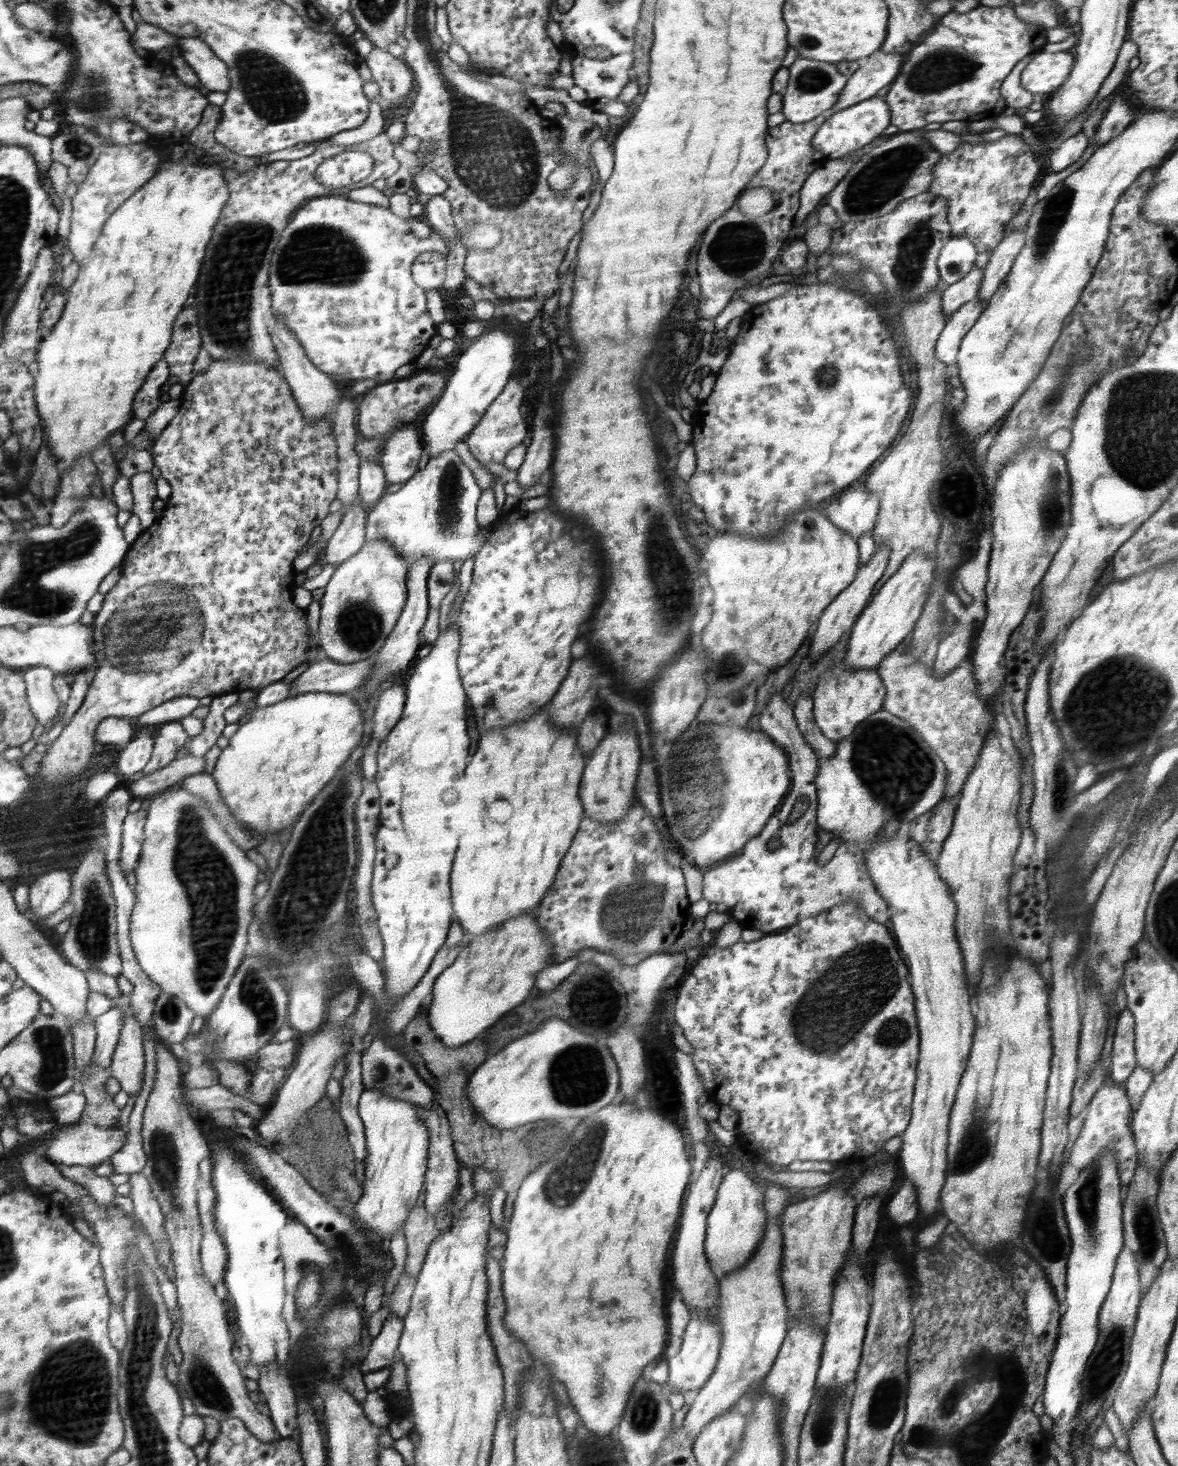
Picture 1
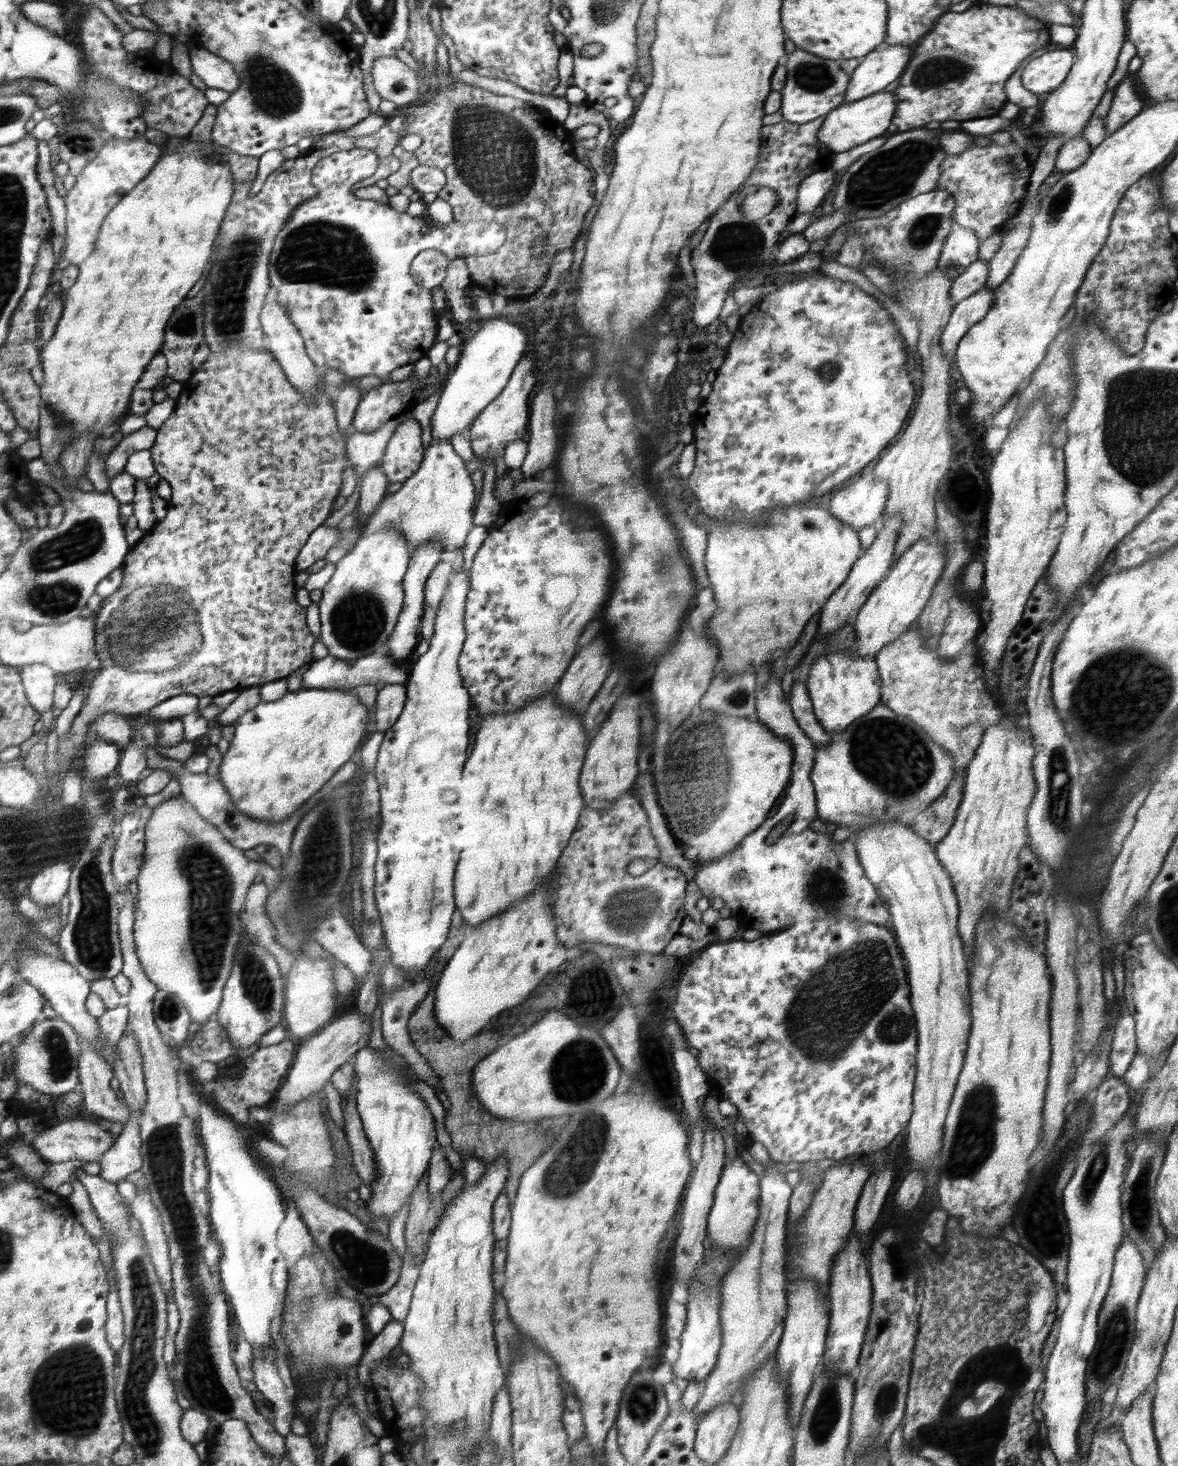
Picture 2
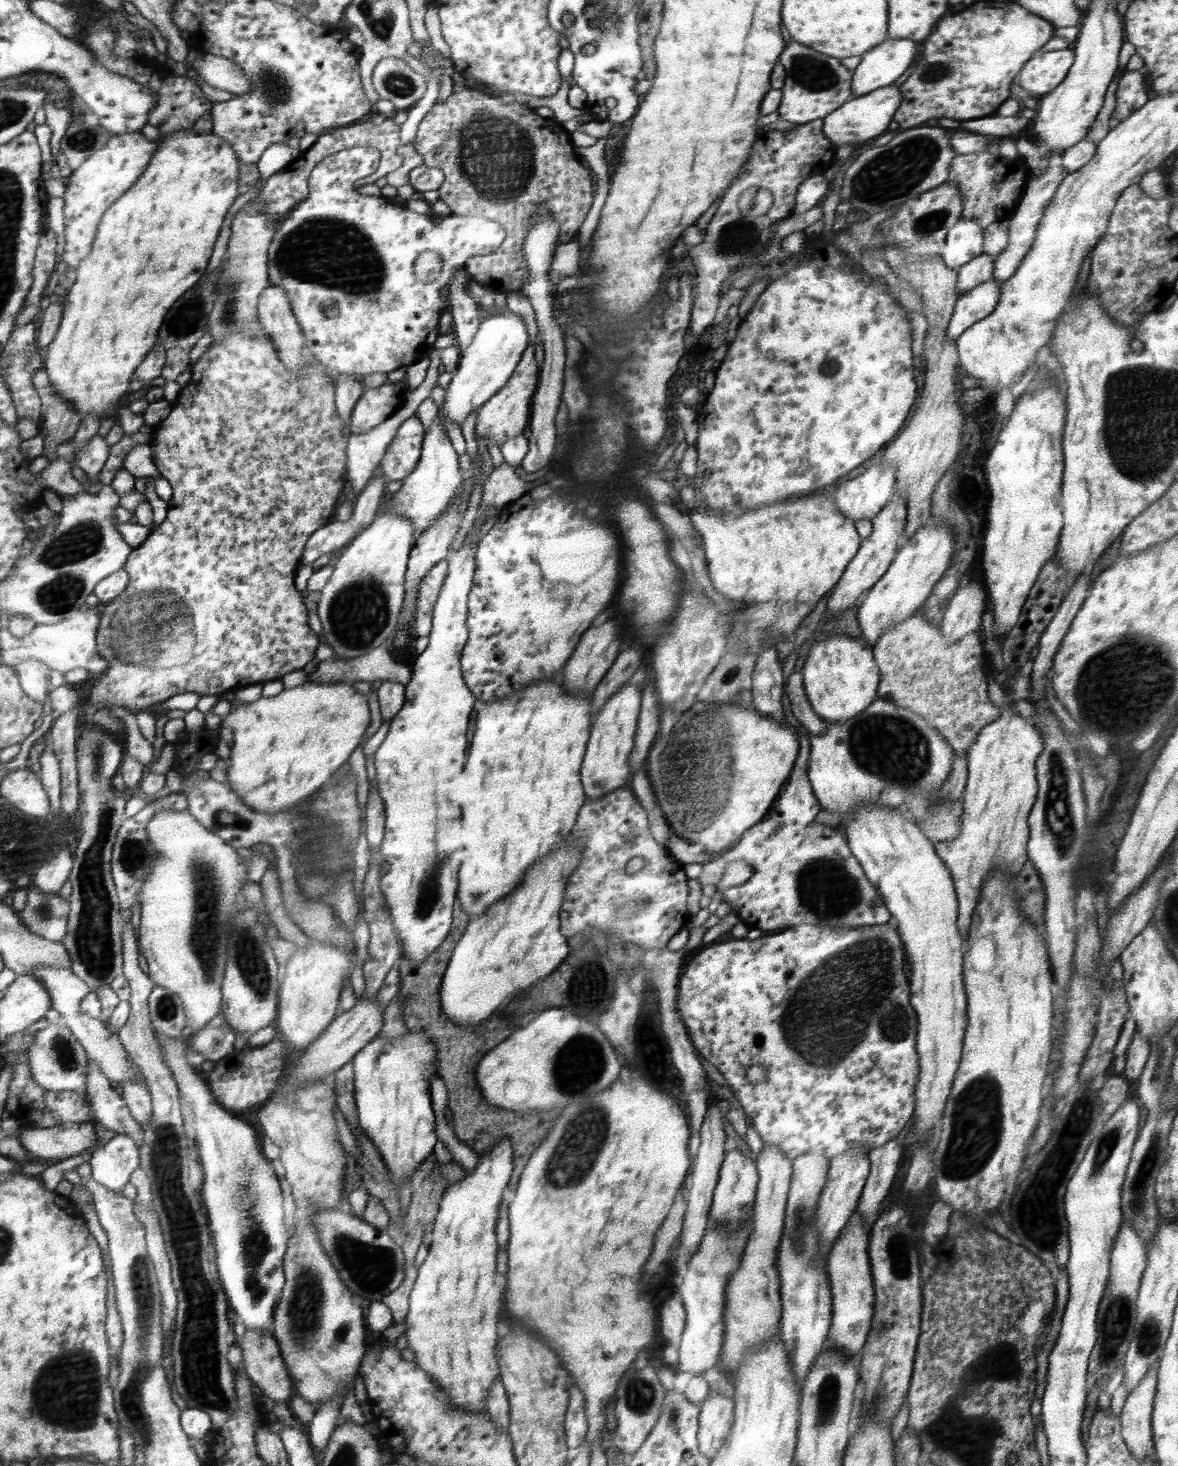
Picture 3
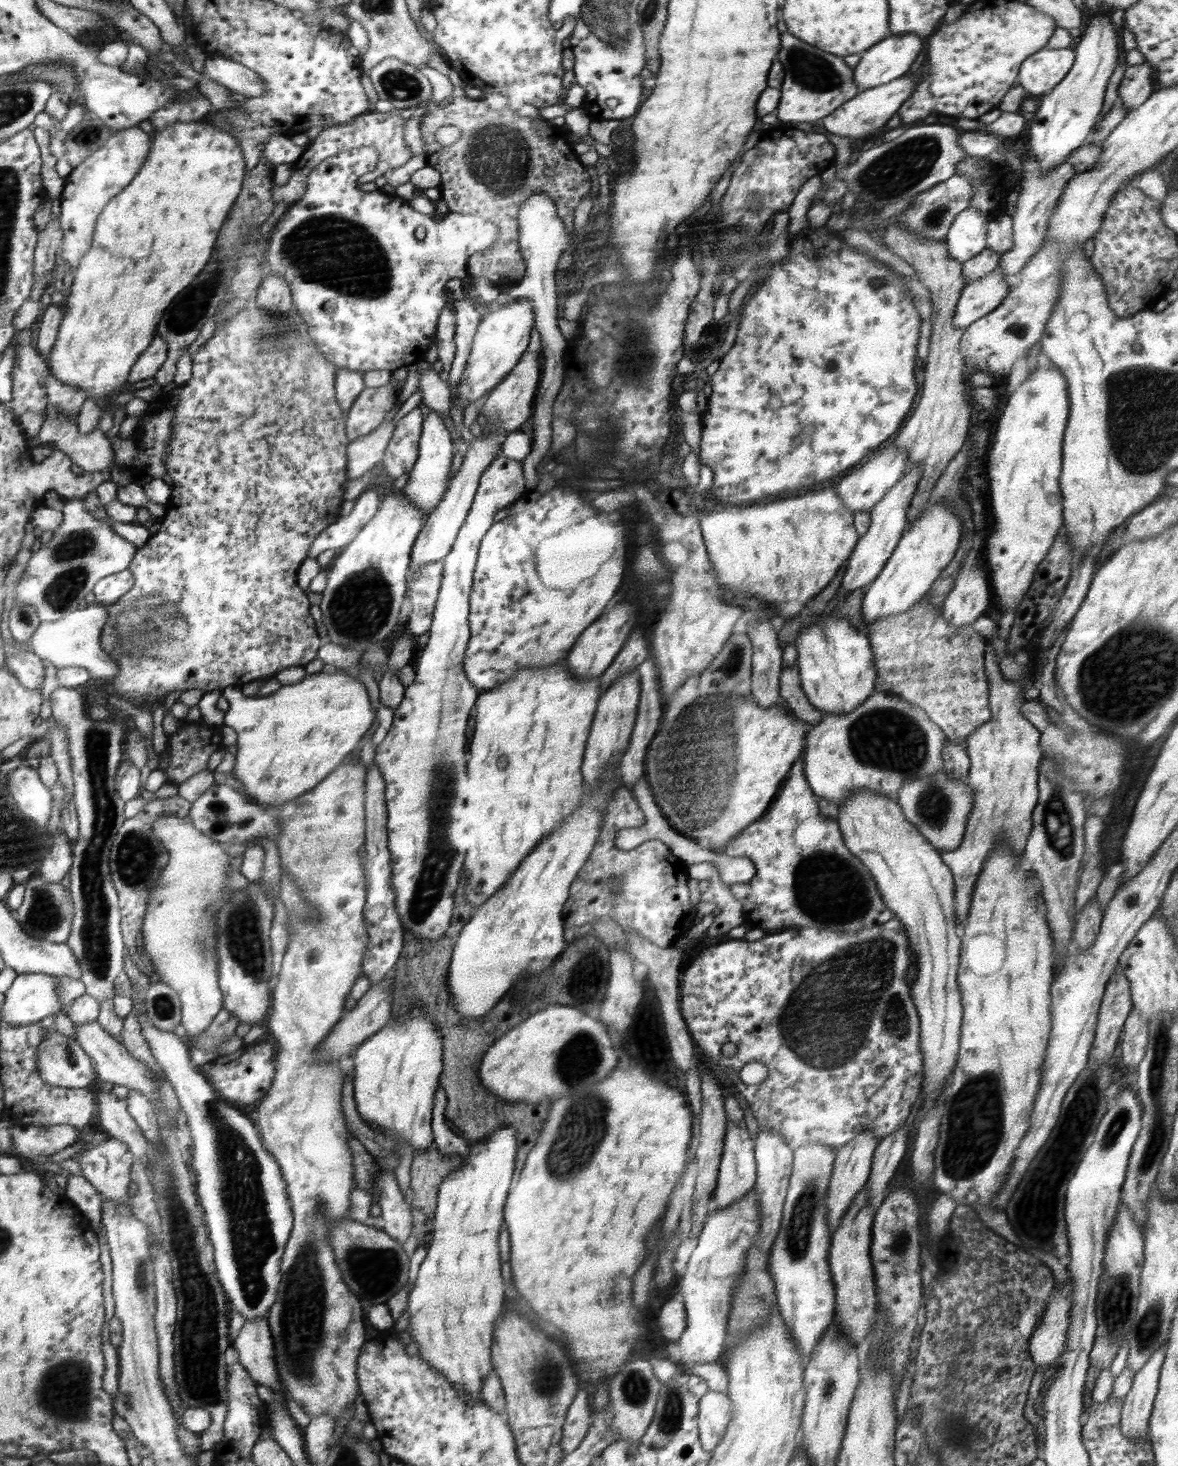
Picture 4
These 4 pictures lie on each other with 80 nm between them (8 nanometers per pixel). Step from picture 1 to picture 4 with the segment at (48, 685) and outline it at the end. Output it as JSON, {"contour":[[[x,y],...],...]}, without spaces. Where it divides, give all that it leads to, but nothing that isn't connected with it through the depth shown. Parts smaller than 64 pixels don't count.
{"contour":[[[16,653],[16,655],[5,659],[4,667],[10,669],[13,676],[30,691],[40,689],[43,686],[45,680],[44,664],[36,654]]]}

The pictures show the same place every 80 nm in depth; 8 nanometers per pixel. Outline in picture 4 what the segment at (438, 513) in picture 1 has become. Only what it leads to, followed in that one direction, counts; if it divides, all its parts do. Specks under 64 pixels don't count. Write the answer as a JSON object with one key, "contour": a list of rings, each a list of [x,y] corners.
{"contour":[[[431,410],[423,421],[417,461],[409,472],[406,485],[401,489],[405,492],[407,500],[424,513],[425,519],[441,504],[443,496],[446,495],[449,488],[448,476],[452,468],[452,456],[454,456],[454,449],[451,434],[440,415]]]}

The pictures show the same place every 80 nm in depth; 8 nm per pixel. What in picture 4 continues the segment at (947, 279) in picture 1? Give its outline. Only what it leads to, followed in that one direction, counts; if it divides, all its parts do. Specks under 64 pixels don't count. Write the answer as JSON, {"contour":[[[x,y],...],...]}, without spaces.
{"contour":[[[965,209],[954,219],[944,239],[950,258],[966,262],[987,248],[988,220],[978,209]]]}

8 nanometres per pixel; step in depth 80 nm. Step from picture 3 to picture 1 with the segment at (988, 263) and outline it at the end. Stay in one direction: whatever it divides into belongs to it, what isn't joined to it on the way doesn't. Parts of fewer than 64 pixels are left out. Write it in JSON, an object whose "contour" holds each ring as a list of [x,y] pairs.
{"contour":[[[974,266],[962,279],[944,286],[941,301],[947,319],[963,304],[977,296],[982,278],[984,278],[984,270]]]}

